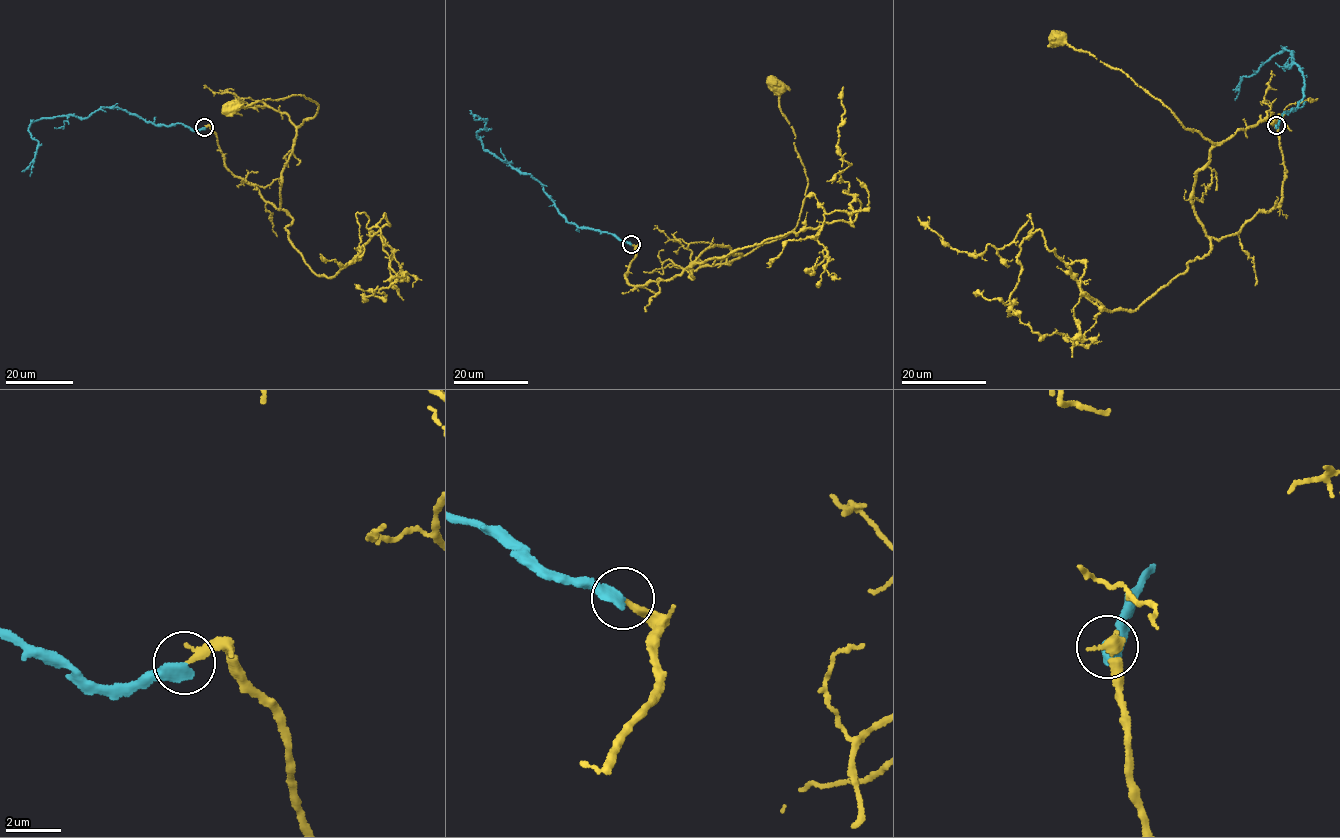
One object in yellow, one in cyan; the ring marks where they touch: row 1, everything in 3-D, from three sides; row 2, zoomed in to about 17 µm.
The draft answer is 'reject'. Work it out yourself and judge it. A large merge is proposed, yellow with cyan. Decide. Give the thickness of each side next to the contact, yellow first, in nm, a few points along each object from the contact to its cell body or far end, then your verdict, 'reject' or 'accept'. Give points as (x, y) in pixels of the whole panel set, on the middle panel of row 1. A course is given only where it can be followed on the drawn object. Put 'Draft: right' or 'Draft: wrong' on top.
Draft: wrong
calibres 280 and 400 nm; course yellow (631, 244), (624, 275), (643, 286), (670, 281), (713, 244), (742, 255), (795, 227), (808, 184), (777, 85); course cyan (631, 244), (566, 221), (543, 184), (483, 148), (477, 133), (486, 129), (486, 120), (473, 118); accept

